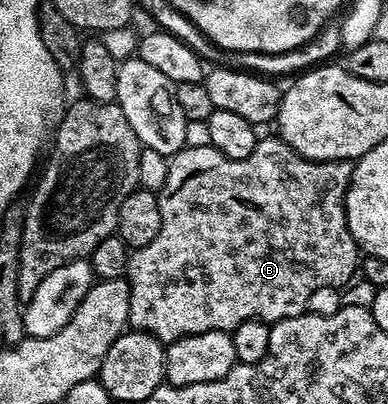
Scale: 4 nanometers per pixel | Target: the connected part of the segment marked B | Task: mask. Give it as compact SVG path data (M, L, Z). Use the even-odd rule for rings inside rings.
M273 137L273 139L261 138L256 144L254 153L250 153L250 157L246 157L245 159L231 159L230 157L226 157L222 153L218 153L218 149L214 149L211 145L207 147L185 147L183 151L179 151L178 154L171 156L168 172L166 173L166 185L162 185L162 189L158 192L160 197L160 208L162 209L162 229L158 229L158 237L154 237L154 241L150 241L150 245L135 248L128 257L128 273L126 276L128 284L130 285L130 313L128 314L128 327L150 333L165 345L173 343L174 340L181 339L187 335L197 335L198 333L206 333L207 331L226 331L231 333L238 325L242 325L242 321L263 319L265 323L271 325L280 322L281 319L289 319L295 315L305 314L305 312L309 310L308 302L310 302L323 287L341 286L340 288L343 288L345 285L351 284L354 279L352 274L354 274L355 271L357 274L358 264L362 259L362 252L360 248L357 247L356 239L350 233L350 229L348 228L348 214L346 213L346 205L344 204L346 197L348 196L348 186L352 180L352 168L353 164L346 159L335 159L334 161L314 161L313 159L304 159L290 144L284 142L284 140L279 137Z

